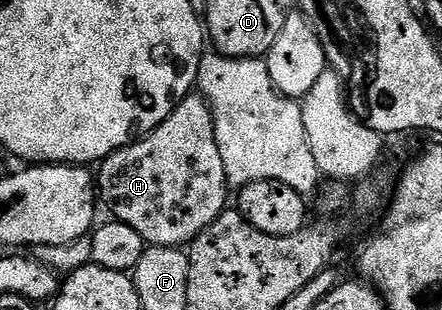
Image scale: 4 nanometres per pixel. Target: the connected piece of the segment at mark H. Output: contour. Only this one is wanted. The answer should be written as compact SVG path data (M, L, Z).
M191 95L183 99L151 133L108 155L96 173L96 189L111 209L113 220L128 223L146 240L147 246L176 249L189 246L220 214L226 212L228 186L224 175L224 159L216 147L216 131L212 111L205 97Z

